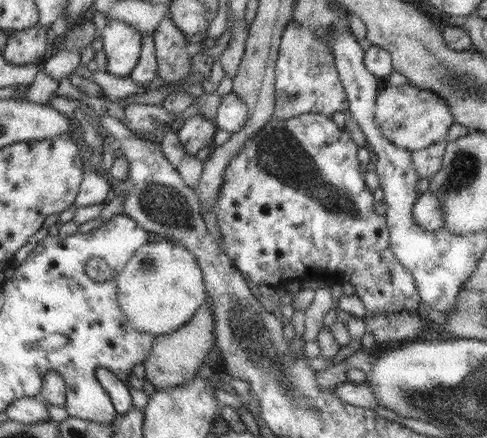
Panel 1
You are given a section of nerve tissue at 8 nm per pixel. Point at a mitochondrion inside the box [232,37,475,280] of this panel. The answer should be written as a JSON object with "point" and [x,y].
{"point":[278,151]}

